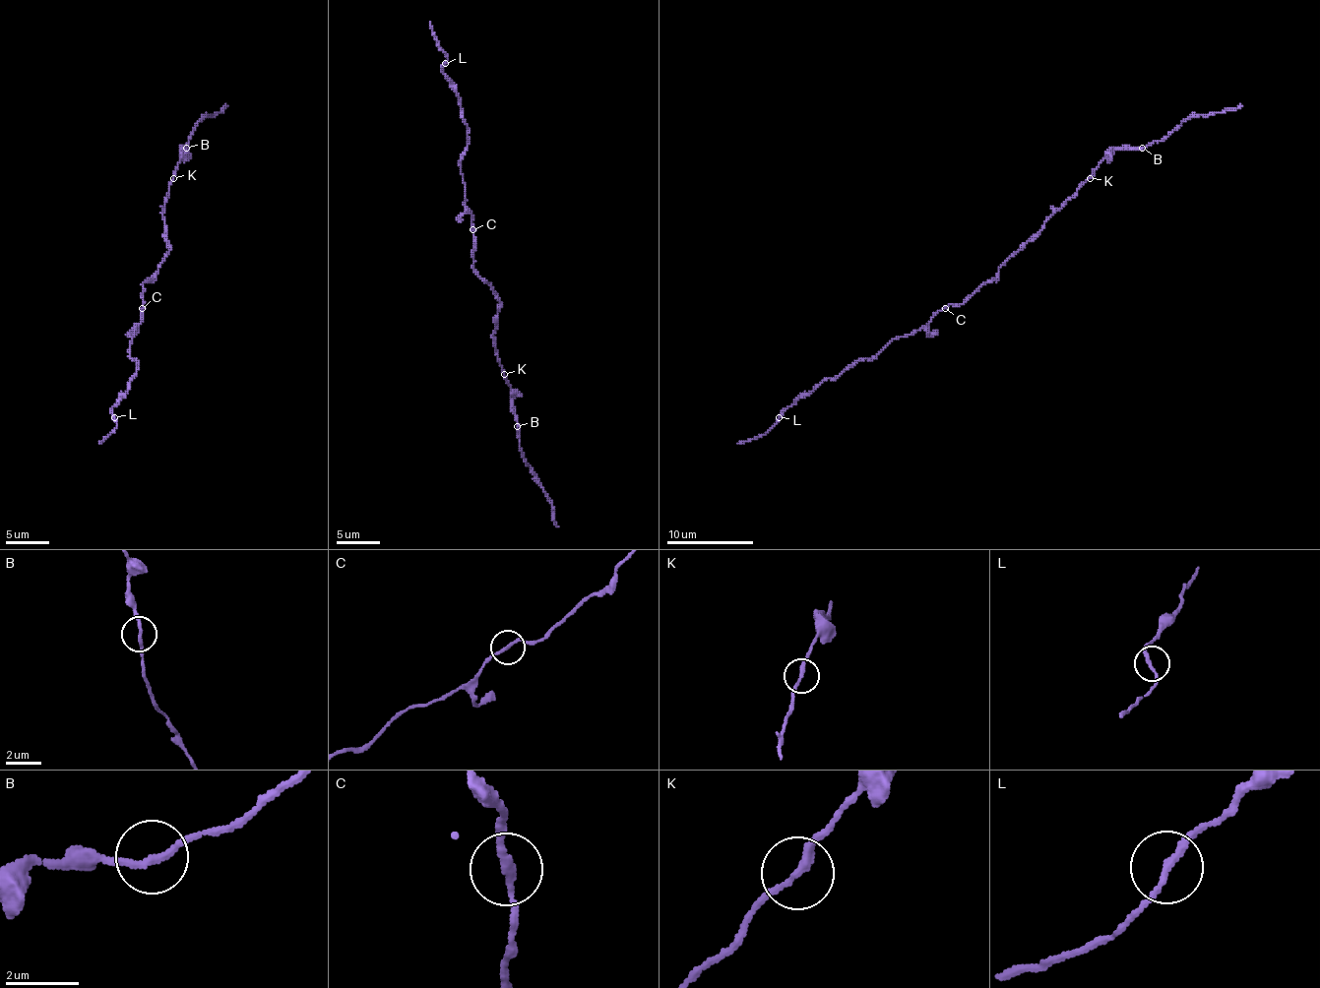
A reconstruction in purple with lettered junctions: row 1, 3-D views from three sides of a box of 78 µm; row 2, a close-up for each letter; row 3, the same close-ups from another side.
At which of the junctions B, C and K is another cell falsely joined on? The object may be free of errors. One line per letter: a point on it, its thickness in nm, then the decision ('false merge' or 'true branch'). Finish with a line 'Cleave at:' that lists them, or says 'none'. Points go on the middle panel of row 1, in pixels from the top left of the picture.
B: place (517, 426); calibre 190 nm; true branch
C: place (472, 229); calibre 190 nm; true branch
K: place (504, 374); calibre 200 nm; true branch
Cleave at: none

